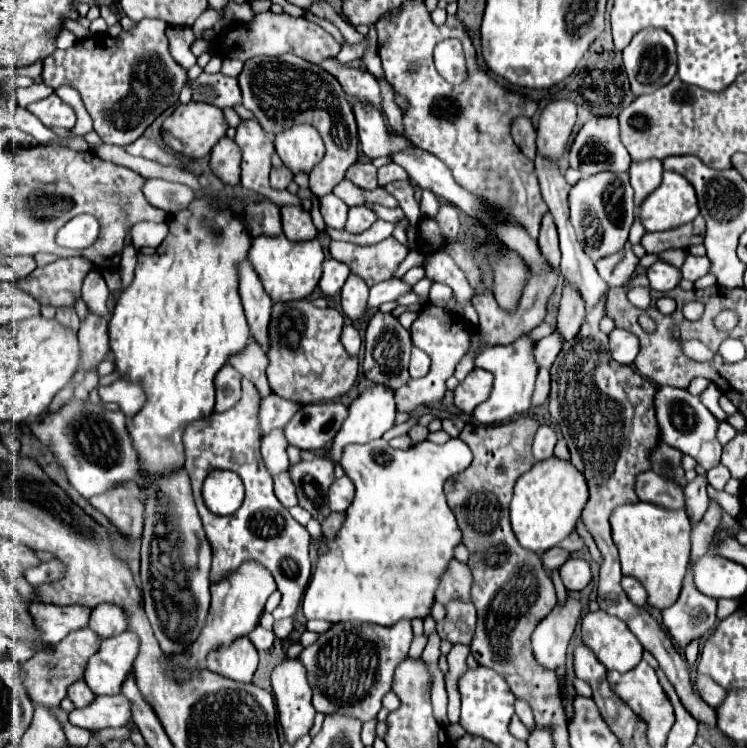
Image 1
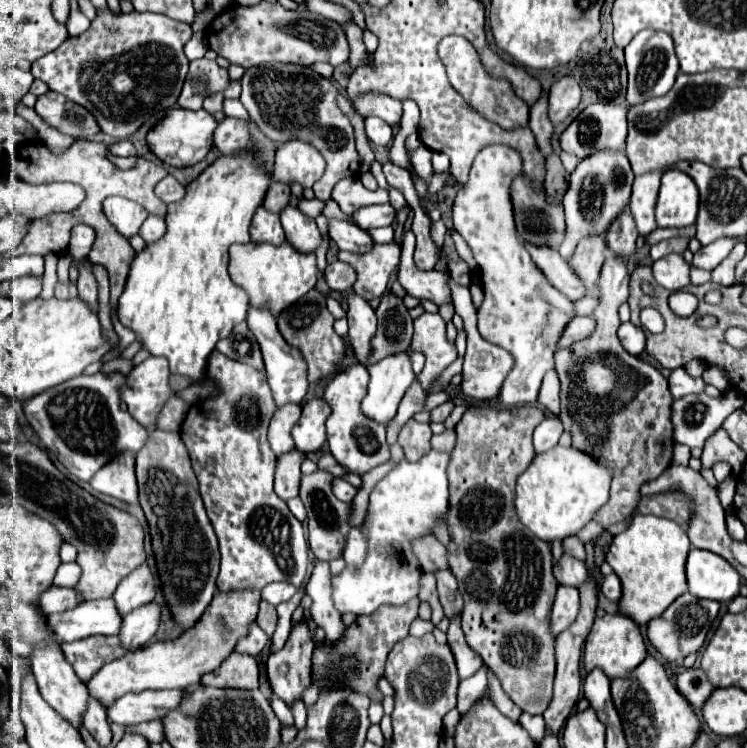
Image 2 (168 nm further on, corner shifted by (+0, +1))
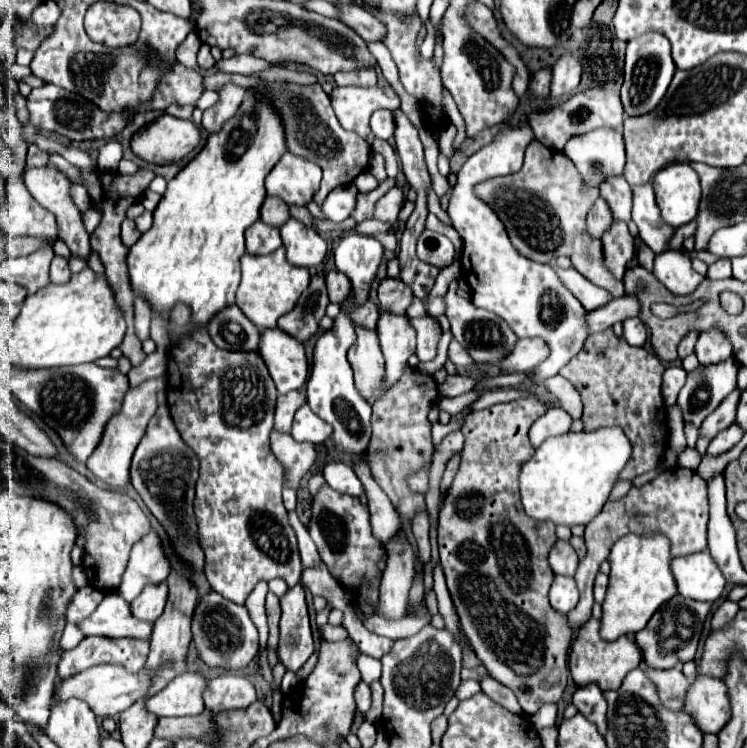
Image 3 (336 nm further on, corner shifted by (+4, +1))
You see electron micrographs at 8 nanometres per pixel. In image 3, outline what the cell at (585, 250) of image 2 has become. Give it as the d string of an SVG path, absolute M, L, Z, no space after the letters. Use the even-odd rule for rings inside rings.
M596 199L596 203L592 205L592 209L588 213L586 225L588 225L588 233L594 239L602 239L604 231L608 231L608 227L612 225L612 213L604 199Z

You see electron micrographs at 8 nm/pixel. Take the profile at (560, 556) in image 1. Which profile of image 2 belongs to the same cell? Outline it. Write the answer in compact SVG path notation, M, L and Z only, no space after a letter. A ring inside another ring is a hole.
M568 537L564 539L564 553L584 561L586 559L586 551L584 551L584 543L578 539L578 537Z

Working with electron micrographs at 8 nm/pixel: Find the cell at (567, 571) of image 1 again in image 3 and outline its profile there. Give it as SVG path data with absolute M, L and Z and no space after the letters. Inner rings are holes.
M556 541L550 551L550 567L554 575L574 577L578 567L578 555L568 541Z

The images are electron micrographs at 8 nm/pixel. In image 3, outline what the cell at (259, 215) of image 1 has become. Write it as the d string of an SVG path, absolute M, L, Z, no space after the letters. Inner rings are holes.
M260 219L246 231L246 253L266 255L276 251L282 245L280 233L276 227L262 223Z

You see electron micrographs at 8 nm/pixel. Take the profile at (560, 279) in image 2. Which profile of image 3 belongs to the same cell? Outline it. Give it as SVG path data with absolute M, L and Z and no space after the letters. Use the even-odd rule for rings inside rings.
M554 267L554 271L556 271L556 275L560 275L560 281L564 281L564 287L568 287L568 291L572 291L572 295L576 295L576 299L580 299L580 303L586 311L602 307L610 301L608 291L604 291L604 289L596 287L594 283L590 283L576 269Z

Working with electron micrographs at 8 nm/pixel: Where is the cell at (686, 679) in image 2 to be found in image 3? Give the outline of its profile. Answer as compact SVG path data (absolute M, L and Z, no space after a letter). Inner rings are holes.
M680 667L672 669L646 669L646 675L658 687L658 695L668 709L682 709L690 679L682 673Z

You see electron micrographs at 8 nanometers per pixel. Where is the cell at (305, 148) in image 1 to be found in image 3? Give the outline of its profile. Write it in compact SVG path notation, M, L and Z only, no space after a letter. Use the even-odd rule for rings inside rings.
M286 151L280 157L280 161L274 165L270 175L266 177L266 191L268 191L268 195L276 195L276 197L284 199L288 205L306 205L312 199L312 195L318 191L320 179L322 179L322 171L316 163Z

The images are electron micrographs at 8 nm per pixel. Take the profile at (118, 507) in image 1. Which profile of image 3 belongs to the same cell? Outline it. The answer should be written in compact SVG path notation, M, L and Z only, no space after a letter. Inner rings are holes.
M162 375L162 377L156 377L156 379L150 379L150 381L142 383L136 389L130 389L126 393L120 415L112 417L108 421L100 445L96 447L96 451L90 455L90 459L86 463L86 467L94 473L94 477L98 481L106 483L112 489L122 489L122 487L126 487L130 483L130 461L132 461L134 449L140 443L150 417L156 413L156 391L166 389L166 385L168 385L166 375Z

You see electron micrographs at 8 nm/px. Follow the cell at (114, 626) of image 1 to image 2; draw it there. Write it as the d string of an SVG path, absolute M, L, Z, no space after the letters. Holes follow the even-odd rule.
M142 563L136 567L136 571L128 573L120 581L120 585L112 597L118 605L118 611L122 615L128 615L142 603L150 603L156 597L156 591L158 591L158 581L156 581L150 565Z

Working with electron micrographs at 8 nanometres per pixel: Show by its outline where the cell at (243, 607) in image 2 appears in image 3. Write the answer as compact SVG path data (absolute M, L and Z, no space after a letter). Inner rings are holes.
M96 665L82 671L80 675L60 681L56 687L56 695L60 701L66 701L70 697L84 699L98 717L114 717L124 709L128 709L138 699L146 697L150 687L152 687L152 673L146 669L140 669L138 673L128 673L120 665Z

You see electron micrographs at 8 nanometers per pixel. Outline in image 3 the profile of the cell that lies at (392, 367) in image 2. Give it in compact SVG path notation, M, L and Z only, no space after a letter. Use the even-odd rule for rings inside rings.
M382 311L382 315L380 315L376 331L378 331L380 347L382 347L384 359L386 359L384 383L382 383L380 391L376 391L376 399L380 399L402 377L404 367L416 349L416 333L410 327L410 319L406 315L396 317L386 311Z

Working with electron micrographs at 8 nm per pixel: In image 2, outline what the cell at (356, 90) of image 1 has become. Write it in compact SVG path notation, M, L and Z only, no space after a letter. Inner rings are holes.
M364 93L360 95L360 99L356 99L354 107L362 117L376 115L376 117L382 117L390 125L398 125L402 119L402 103L388 95Z

